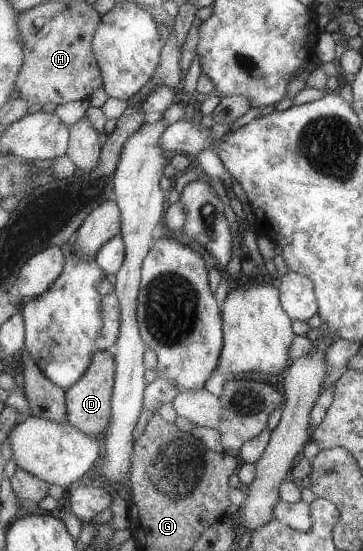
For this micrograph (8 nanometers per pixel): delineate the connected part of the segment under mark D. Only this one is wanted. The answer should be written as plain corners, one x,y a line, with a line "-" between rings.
113,350
94,354
88,372
72,388
67,390
68,420
82,432
102,436
112,420
112,396
116,382
116,356

